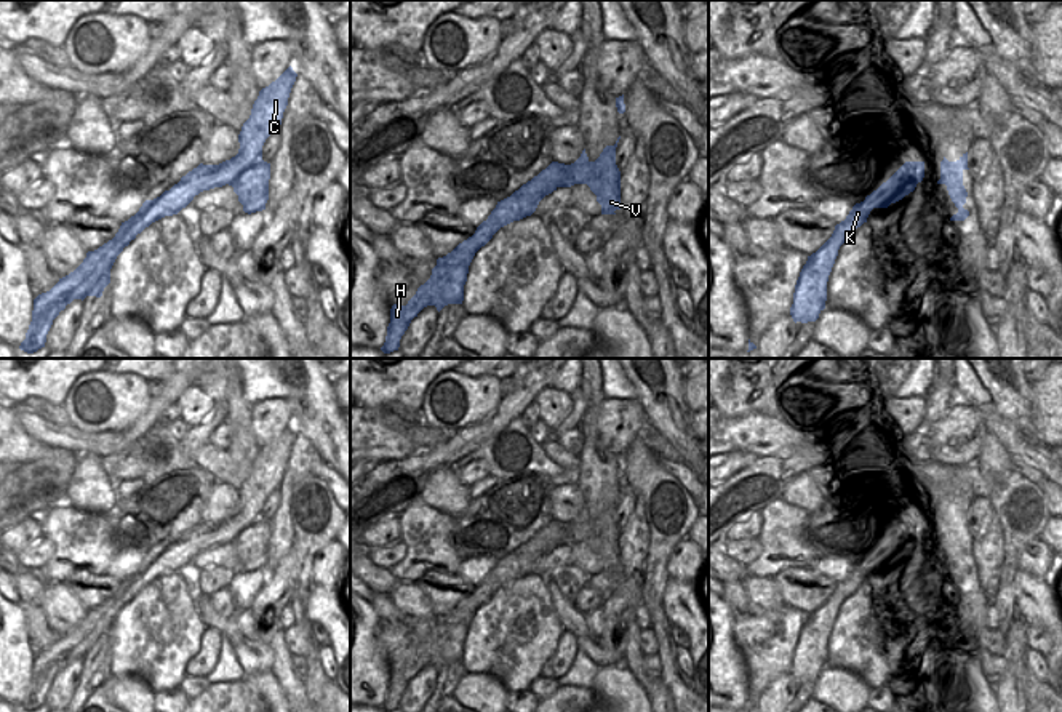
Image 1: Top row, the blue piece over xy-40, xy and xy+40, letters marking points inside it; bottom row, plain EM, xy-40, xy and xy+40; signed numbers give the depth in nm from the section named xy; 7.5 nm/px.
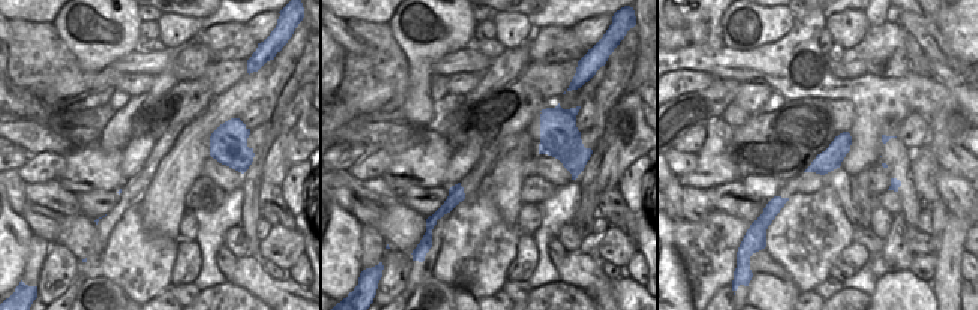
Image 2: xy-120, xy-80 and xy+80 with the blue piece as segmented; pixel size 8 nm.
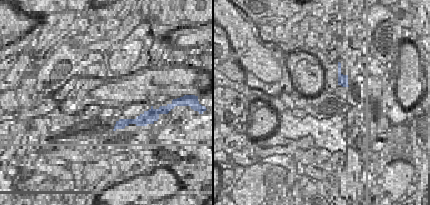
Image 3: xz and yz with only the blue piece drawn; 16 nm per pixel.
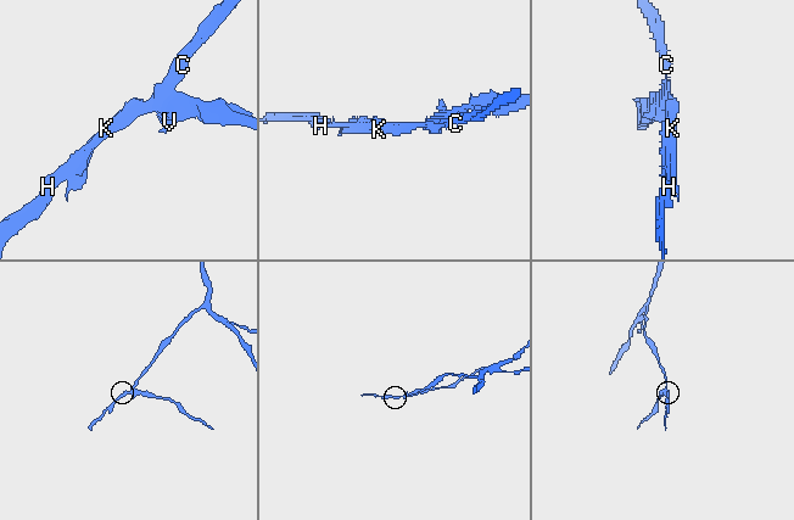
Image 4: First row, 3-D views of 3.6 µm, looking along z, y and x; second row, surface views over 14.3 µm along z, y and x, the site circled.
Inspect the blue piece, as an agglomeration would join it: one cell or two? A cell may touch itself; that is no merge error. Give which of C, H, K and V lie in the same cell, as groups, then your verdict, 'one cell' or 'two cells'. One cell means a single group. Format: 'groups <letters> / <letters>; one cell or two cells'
groups C H K / V; two cells

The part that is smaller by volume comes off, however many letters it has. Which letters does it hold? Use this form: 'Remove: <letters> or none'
Remove: V

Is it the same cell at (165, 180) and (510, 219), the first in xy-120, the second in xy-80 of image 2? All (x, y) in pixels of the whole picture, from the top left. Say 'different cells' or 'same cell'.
same cell

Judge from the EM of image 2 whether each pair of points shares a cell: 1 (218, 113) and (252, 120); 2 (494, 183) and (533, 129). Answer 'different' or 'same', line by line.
1: different
2: same

